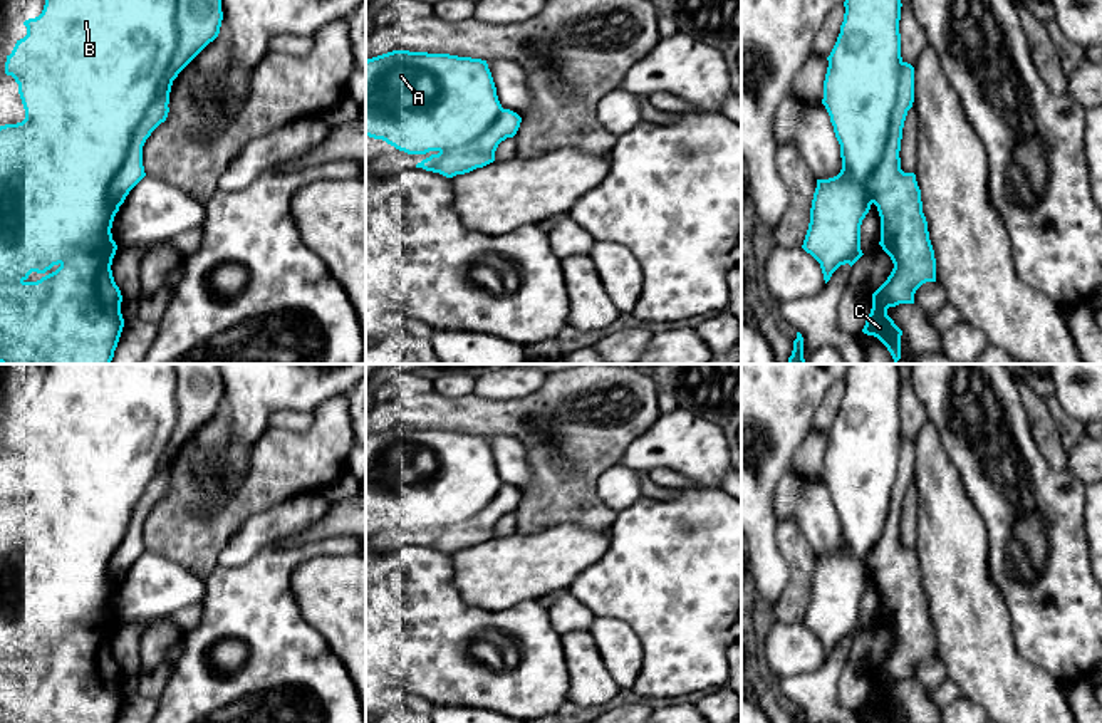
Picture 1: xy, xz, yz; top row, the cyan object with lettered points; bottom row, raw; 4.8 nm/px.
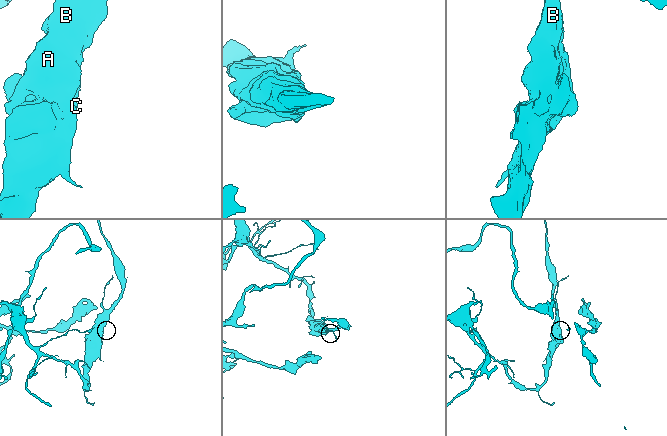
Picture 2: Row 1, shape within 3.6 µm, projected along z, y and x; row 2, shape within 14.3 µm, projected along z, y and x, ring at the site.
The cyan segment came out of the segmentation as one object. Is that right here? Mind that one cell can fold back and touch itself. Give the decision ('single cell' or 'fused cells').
fused cells

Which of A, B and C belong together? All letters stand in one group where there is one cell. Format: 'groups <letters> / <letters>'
groups A B / C

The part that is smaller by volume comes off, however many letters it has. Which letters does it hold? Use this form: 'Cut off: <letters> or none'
Cut off: A, B

